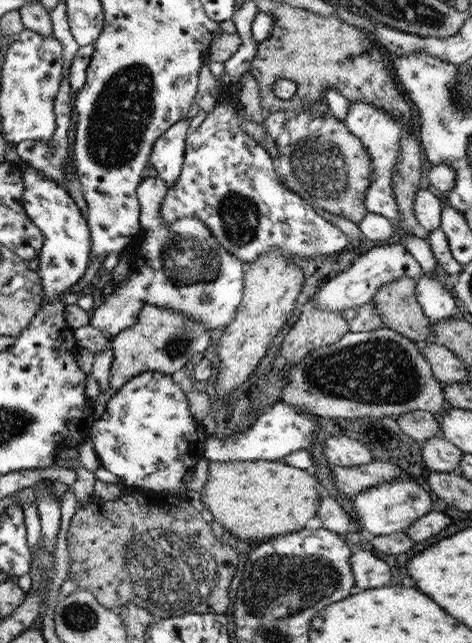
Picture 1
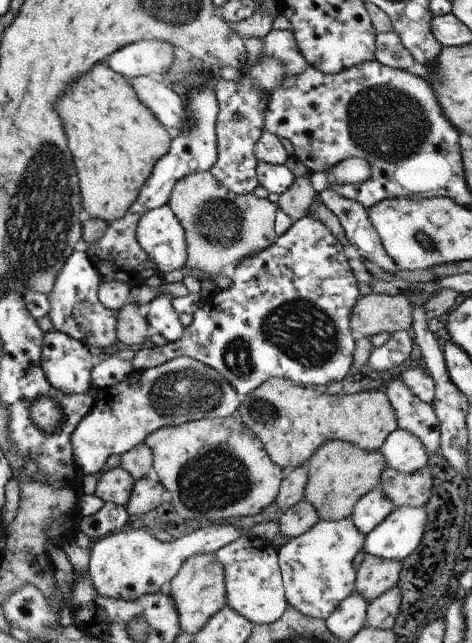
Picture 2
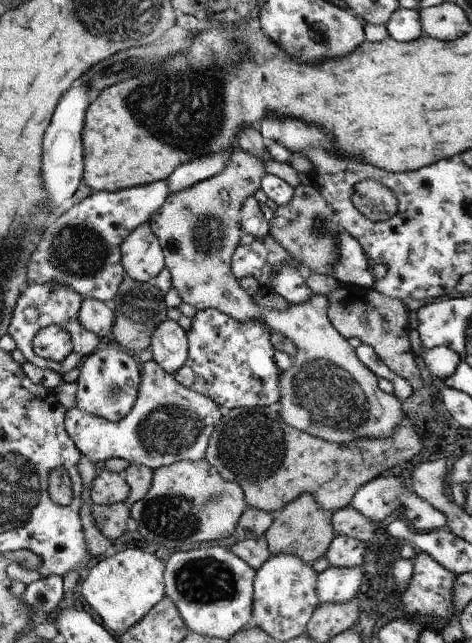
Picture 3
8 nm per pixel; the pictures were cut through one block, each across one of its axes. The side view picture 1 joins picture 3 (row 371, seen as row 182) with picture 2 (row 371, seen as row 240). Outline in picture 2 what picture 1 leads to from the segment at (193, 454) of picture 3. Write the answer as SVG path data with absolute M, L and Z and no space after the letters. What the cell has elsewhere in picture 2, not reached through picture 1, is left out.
M186 356L175 357L156 367L131 372L116 385L97 389L92 398L89 412L75 425L69 435L72 458L85 475L98 475L102 472L109 455L120 455L126 450L144 442L144 438L158 428L175 426L187 421L204 418L223 418L236 413L241 399L232 386L206 364Z

